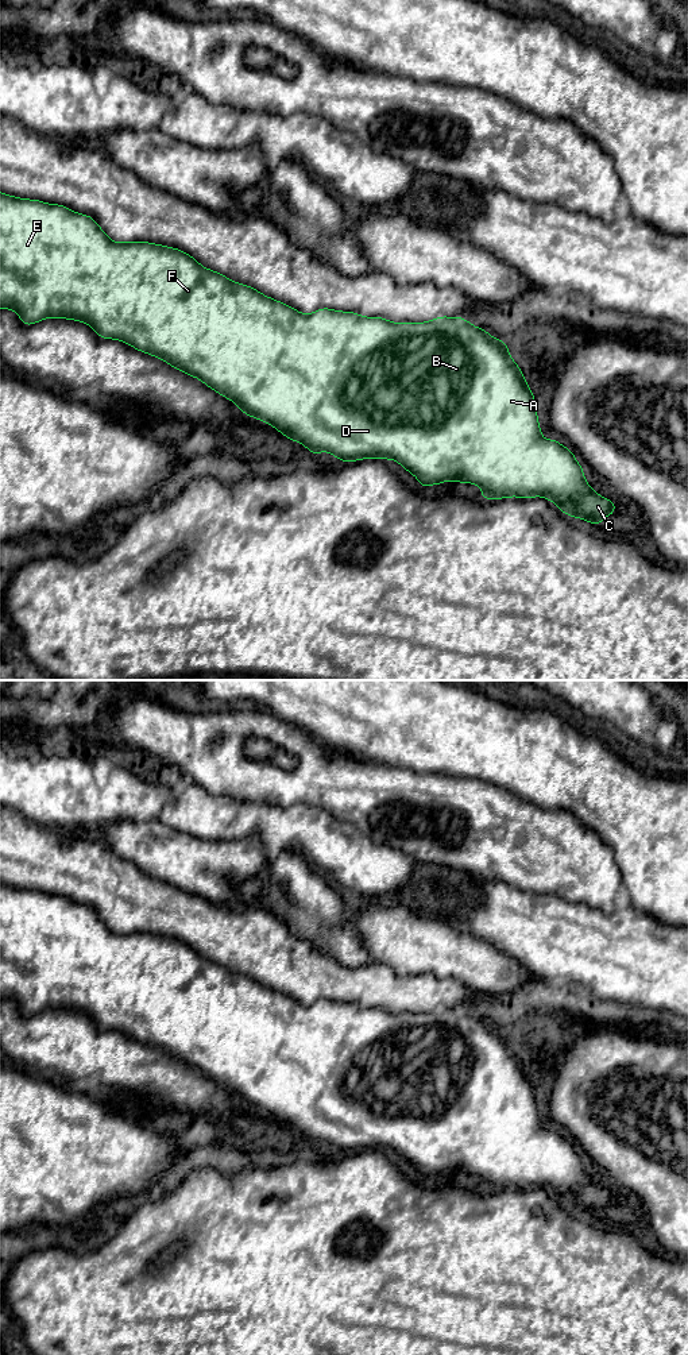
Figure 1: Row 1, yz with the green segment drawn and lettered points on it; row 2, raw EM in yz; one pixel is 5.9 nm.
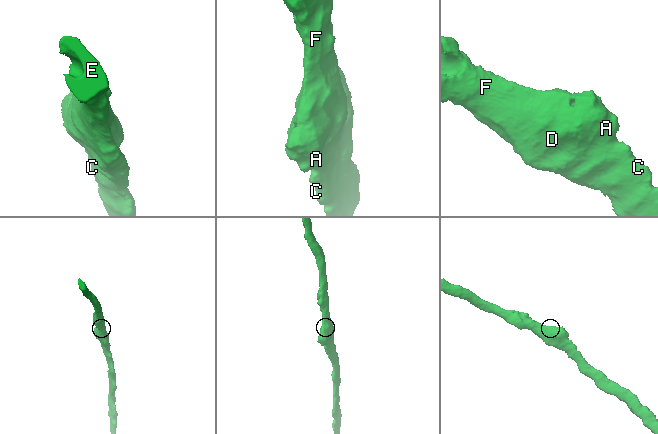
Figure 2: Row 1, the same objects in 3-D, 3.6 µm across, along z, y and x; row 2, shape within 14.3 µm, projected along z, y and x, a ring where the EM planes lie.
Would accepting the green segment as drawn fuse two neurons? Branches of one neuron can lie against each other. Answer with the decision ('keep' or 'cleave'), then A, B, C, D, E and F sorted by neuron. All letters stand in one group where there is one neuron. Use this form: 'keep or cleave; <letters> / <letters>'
keep; A B C D E F

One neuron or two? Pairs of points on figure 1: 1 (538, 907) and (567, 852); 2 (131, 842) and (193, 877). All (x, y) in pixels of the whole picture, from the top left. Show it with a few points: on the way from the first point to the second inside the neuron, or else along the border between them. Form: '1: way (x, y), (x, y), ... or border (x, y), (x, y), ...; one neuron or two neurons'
1: border (514, 887), (534, 894), (555, 894), (576, 902); two neurons
2: way (146, 853), (159, 867), (178, 873); one neuron

